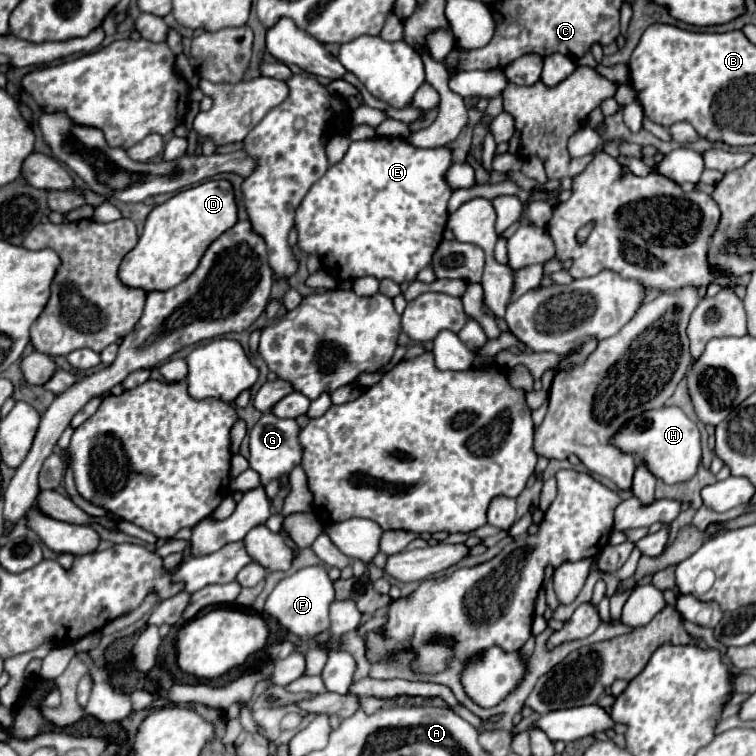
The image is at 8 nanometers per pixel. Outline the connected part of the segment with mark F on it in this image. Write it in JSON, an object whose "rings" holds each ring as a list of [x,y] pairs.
{"rings":[[[314,565],[314,567],[304,567],[288,577],[284,577],[274,591],[268,595],[264,613],[276,617],[280,625],[294,635],[300,635],[304,639],[312,639],[316,633],[326,631],[330,627],[328,621],[328,607],[334,601],[334,587],[332,581],[328,579],[326,567],[324,565]]]}

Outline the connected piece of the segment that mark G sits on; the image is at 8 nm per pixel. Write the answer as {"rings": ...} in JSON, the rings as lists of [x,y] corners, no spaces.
{"rings":[[[264,413],[262,419],[250,431],[250,467],[258,471],[262,485],[268,485],[272,479],[288,475],[296,465],[302,463],[302,447],[298,443],[300,427],[294,419],[278,419],[272,413]]]}

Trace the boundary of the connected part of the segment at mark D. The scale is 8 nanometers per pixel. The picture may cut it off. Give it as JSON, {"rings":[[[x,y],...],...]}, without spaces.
{"rings":[[[208,179],[198,187],[184,189],[154,207],[146,219],[138,245],[124,257],[120,279],[128,287],[150,291],[168,291],[182,283],[200,263],[204,251],[228,229],[236,225],[238,205],[234,187],[228,179]]]}

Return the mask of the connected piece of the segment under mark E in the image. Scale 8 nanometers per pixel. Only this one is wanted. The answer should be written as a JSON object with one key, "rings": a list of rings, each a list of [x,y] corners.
{"rings":[[[400,137],[354,141],[344,159],[310,187],[296,209],[294,225],[298,229],[298,245],[308,255],[320,255],[326,273],[338,281],[352,281],[366,275],[376,279],[388,277],[396,283],[414,281],[418,271],[430,265],[432,253],[442,241],[448,219],[448,199],[452,195],[452,189],[444,183],[444,171],[448,171],[450,165],[450,149],[446,147],[418,149]]]}

